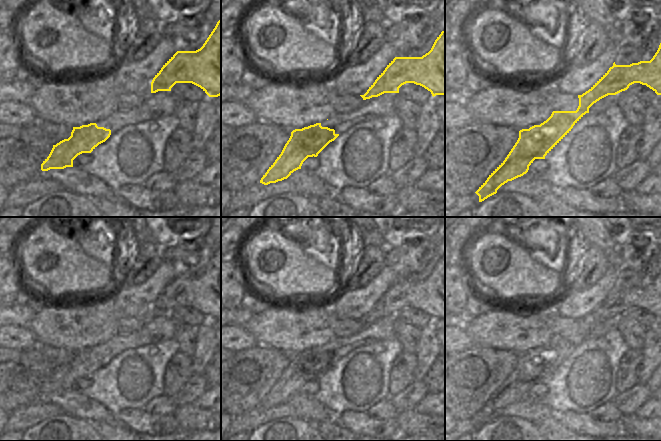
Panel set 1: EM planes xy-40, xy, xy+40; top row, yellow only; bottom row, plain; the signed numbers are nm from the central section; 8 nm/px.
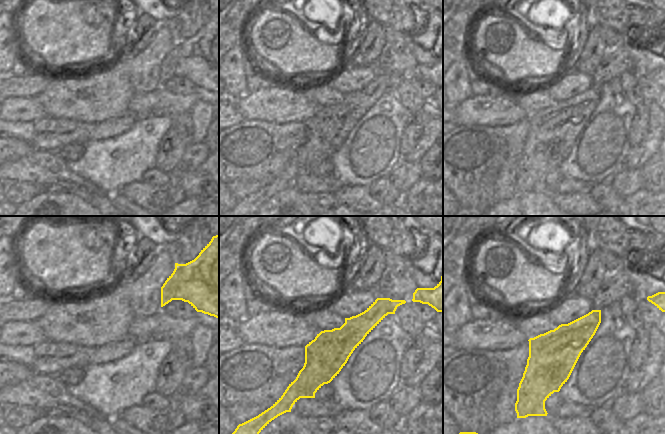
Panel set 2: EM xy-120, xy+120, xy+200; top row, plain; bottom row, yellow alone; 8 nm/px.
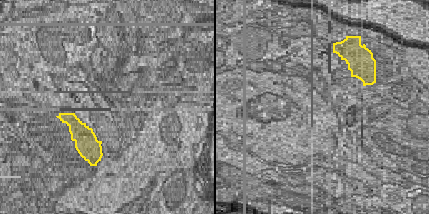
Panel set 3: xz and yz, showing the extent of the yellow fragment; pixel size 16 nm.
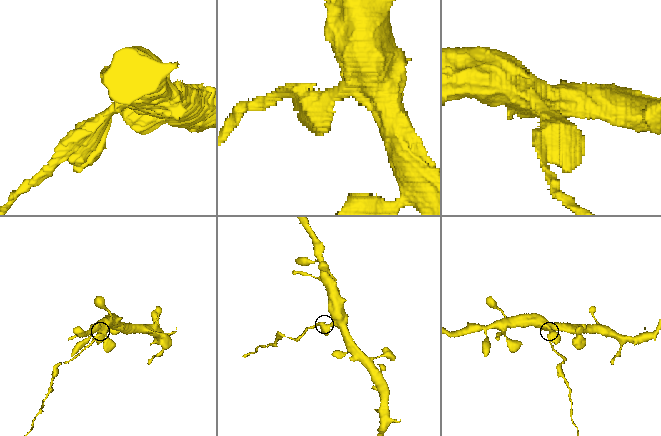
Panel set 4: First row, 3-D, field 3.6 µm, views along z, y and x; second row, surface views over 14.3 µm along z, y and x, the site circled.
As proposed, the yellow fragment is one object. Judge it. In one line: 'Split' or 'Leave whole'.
Split

